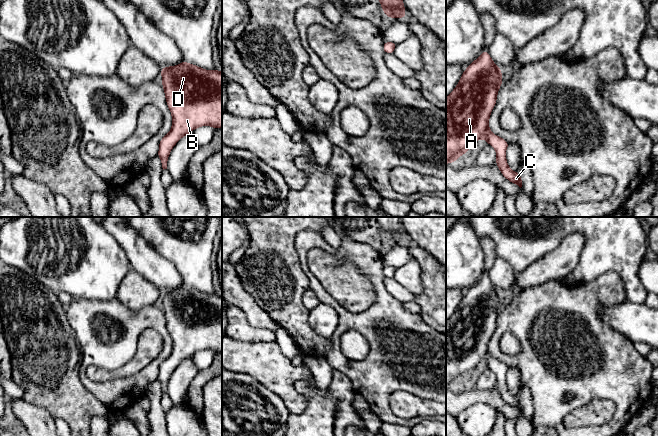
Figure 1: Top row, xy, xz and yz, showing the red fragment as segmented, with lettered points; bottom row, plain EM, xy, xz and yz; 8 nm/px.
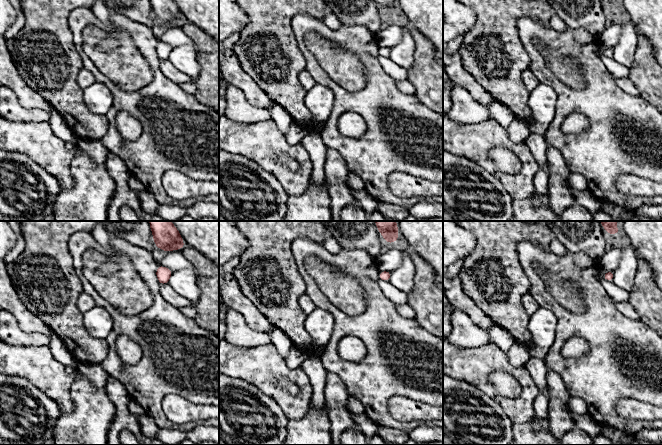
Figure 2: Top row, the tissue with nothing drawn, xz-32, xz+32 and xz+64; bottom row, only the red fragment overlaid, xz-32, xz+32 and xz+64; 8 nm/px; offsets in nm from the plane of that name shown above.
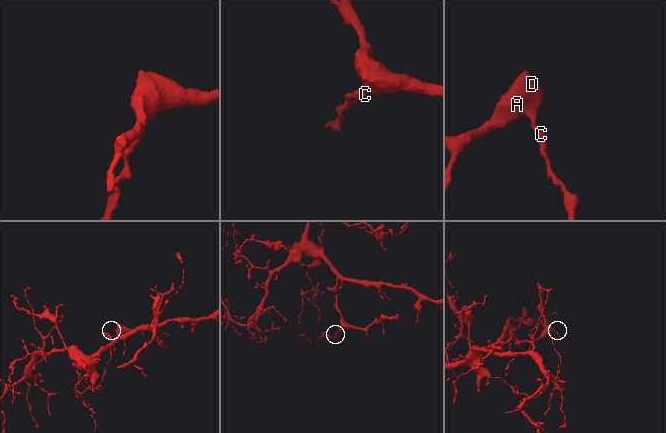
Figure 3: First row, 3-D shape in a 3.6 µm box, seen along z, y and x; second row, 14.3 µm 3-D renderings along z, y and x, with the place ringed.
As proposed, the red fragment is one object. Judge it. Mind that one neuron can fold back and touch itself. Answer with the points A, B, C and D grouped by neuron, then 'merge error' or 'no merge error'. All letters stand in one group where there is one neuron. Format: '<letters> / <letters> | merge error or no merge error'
A B C D | no merge error

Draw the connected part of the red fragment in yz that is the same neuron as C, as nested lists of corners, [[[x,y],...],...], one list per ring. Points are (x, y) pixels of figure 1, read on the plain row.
[[[483,275],[478,283],[470,287],[457,310],[450,319],[446,321],[446,388],[455,386],[460,380],[467,377],[473,371],[478,363],[484,363],[496,374],[496,388],[502,399],[510,406],[522,411],[522,404],[519,396],[514,396],[508,390],[505,375],[508,372],[508,366],[493,358],[489,352],[490,338],[495,331],[498,314],[502,309],[501,292],[491,283],[488,275]]]

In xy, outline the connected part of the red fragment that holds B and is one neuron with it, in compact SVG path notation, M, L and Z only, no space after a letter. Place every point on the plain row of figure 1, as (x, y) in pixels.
M184 284L176 290L163 291L160 298L166 327L172 339L172 352L161 363L157 379L164 394L167 393L171 374L182 361L201 350L222 352L222 296L217 293L205 294Z

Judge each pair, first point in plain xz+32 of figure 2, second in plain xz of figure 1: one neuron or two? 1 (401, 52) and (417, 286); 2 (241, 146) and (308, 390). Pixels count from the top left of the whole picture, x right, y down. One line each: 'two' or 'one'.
1: one
2: two

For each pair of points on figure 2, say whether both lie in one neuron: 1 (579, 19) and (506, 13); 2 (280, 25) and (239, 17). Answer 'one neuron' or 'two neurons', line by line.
1: two neurons
2: two neurons

